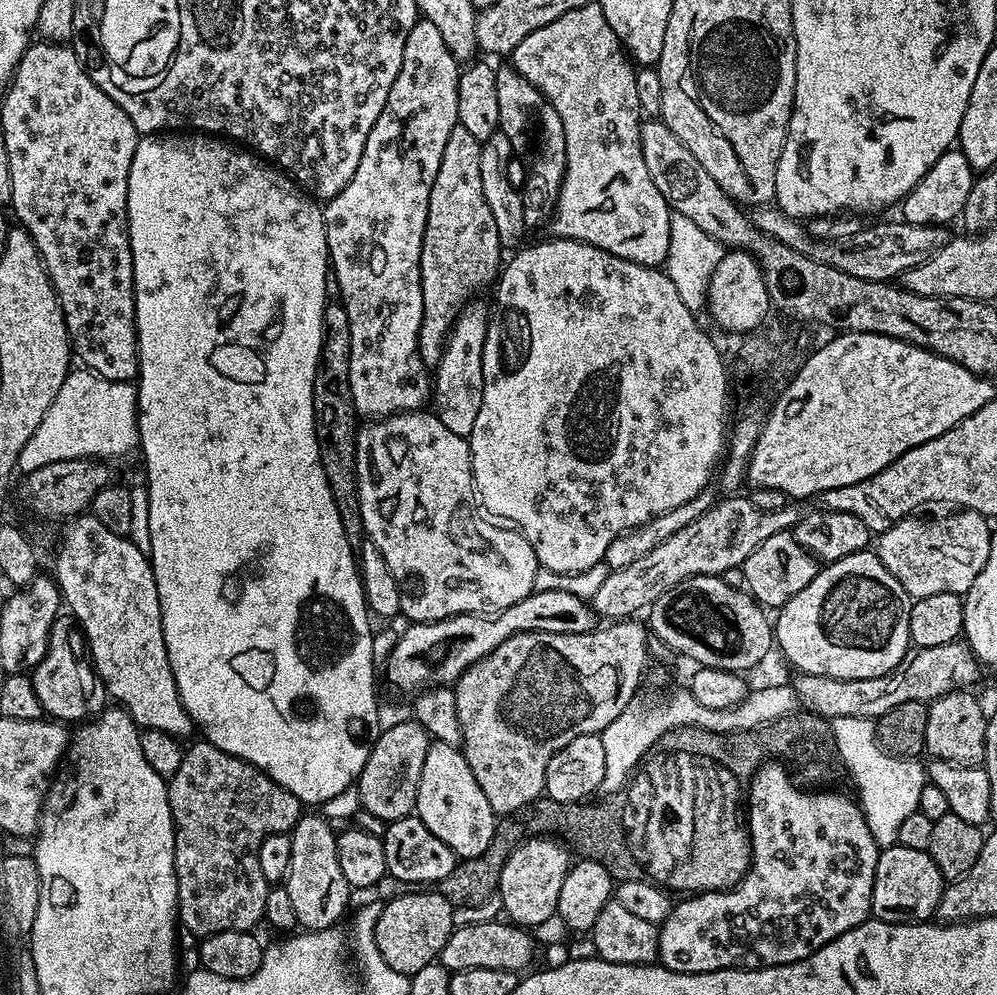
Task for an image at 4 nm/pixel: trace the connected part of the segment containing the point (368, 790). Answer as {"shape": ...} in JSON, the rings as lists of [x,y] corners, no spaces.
{"shape":[[[414,718],[400,720],[387,728],[388,725],[373,739],[366,766],[362,766],[360,771],[358,804],[361,809],[369,811],[375,817],[391,822],[401,820],[403,816],[413,815],[430,735]]]}

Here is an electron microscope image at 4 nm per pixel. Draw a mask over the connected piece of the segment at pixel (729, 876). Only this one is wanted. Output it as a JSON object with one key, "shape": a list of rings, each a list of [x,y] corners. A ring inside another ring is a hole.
{"shape":[[[677,752],[645,759],[639,771],[631,777],[626,788],[627,792],[628,801],[623,801],[622,804],[625,838],[628,840],[629,849],[633,852],[634,858],[644,868],[644,874],[647,879],[663,886],[665,889],[671,890],[673,893],[727,892],[735,888],[748,873],[749,868],[752,867],[752,841],[746,827],[746,812],[742,807],[742,784],[734,782],[734,775],[725,772],[723,767],[718,766],[714,761],[698,758],[698,756],[679,756]]]}

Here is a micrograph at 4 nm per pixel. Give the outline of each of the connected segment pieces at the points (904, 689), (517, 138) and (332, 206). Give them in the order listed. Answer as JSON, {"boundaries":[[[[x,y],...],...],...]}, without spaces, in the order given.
{"boundaries":[[[[957,642],[929,648],[913,647],[902,658],[902,662],[894,666],[894,670],[878,678],[835,680],[825,676],[800,674],[795,677],[797,680],[794,680],[794,687],[797,701],[809,712],[825,718],[841,716],[875,721],[904,702],[931,702],[948,692],[971,689],[971,684],[979,678],[980,671],[981,665],[976,655],[968,649],[967,643]]],[[[511,66],[502,67],[496,73],[496,85],[500,87],[500,127],[510,138],[517,153],[532,152],[528,160],[528,168],[532,177],[522,184],[522,206],[524,222],[529,229],[536,228],[540,223],[551,217],[556,207],[556,193],[560,191],[560,182],[564,178],[566,153],[564,138],[554,130],[558,124],[558,110],[535,86],[522,74],[518,74]]],[[[420,18],[410,30],[406,38],[406,50],[402,54],[402,66],[398,70],[398,78],[394,78],[394,86],[390,86],[390,98],[386,98],[386,106],[382,106],[382,114],[378,114],[378,122],[370,130],[366,138],[366,146],[362,150],[362,158],[358,158],[358,170],[354,170],[354,178],[338,193],[323,205],[324,229],[328,243],[328,259],[334,284],[340,287],[339,303],[343,304],[346,314],[350,314],[350,394],[357,413],[364,418],[383,418],[395,416],[397,412],[410,412],[421,407],[424,399],[430,396],[430,368],[420,356],[418,334],[422,326],[422,282],[420,281],[420,259],[422,258],[422,238],[426,230],[426,214],[430,206],[430,190],[434,186],[434,178],[438,178],[438,166],[442,162],[440,152],[440,120],[436,120],[436,32],[438,28],[430,21]]]]}

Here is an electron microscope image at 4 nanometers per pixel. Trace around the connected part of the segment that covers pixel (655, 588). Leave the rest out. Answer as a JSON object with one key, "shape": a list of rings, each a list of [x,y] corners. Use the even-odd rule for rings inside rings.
{"shape":[[[725,495],[723,498],[717,499],[712,508],[706,510],[706,514],[702,514],[702,518],[690,522],[690,526],[686,526],[686,530],[678,530],[678,534],[672,534],[670,538],[666,538],[666,542],[662,542],[662,546],[656,546],[654,550],[650,550],[650,554],[646,554],[646,558],[640,558],[638,562],[632,562],[630,566],[611,569],[606,582],[602,582],[602,586],[598,586],[598,590],[590,598],[592,610],[597,617],[604,619],[605,616],[605,621],[608,622],[619,622],[635,617],[651,608],[652,603],[666,590],[678,586],[678,582],[682,582],[686,578],[718,576],[731,568],[741,567],[746,562],[746,558],[750,558],[750,554],[754,554],[754,550],[758,550],[758,546],[762,546],[762,542],[766,542],[766,538],[774,538],[774,534],[789,531],[800,521],[801,515],[801,509],[796,509],[795,503],[792,502],[782,510],[763,512],[758,510],[758,506],[754,506],[754,502],[747,495]]]}

